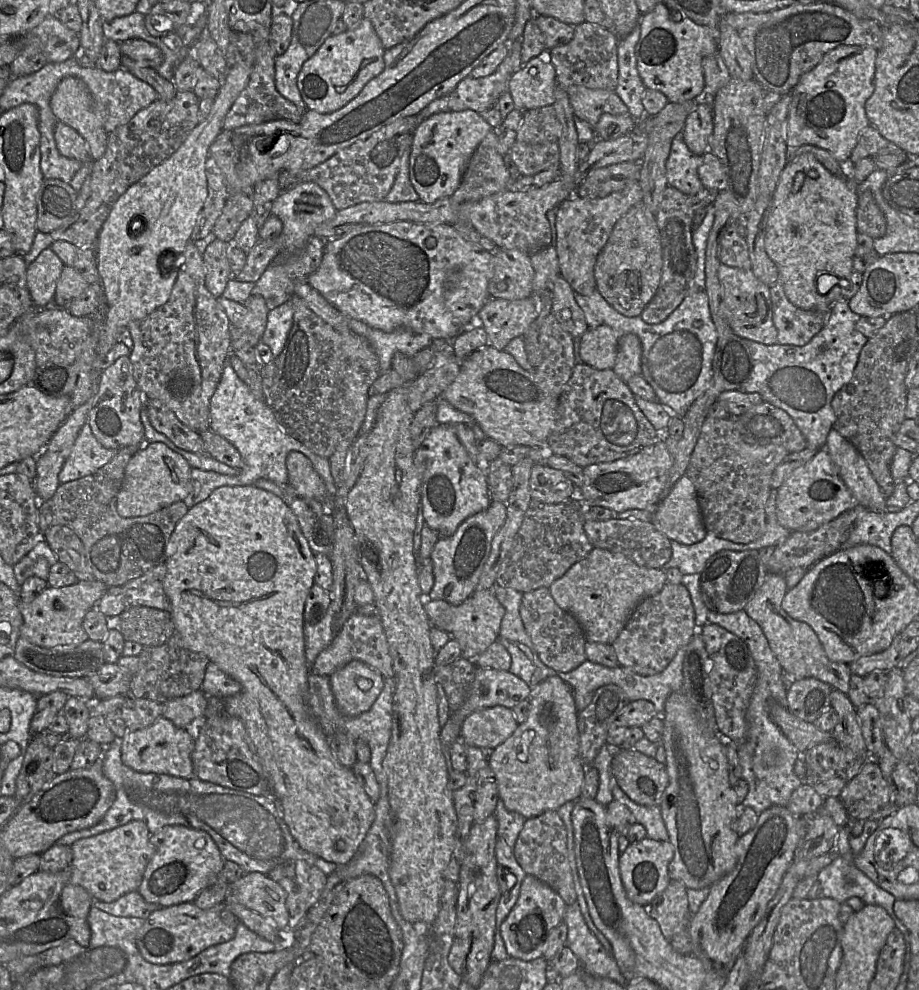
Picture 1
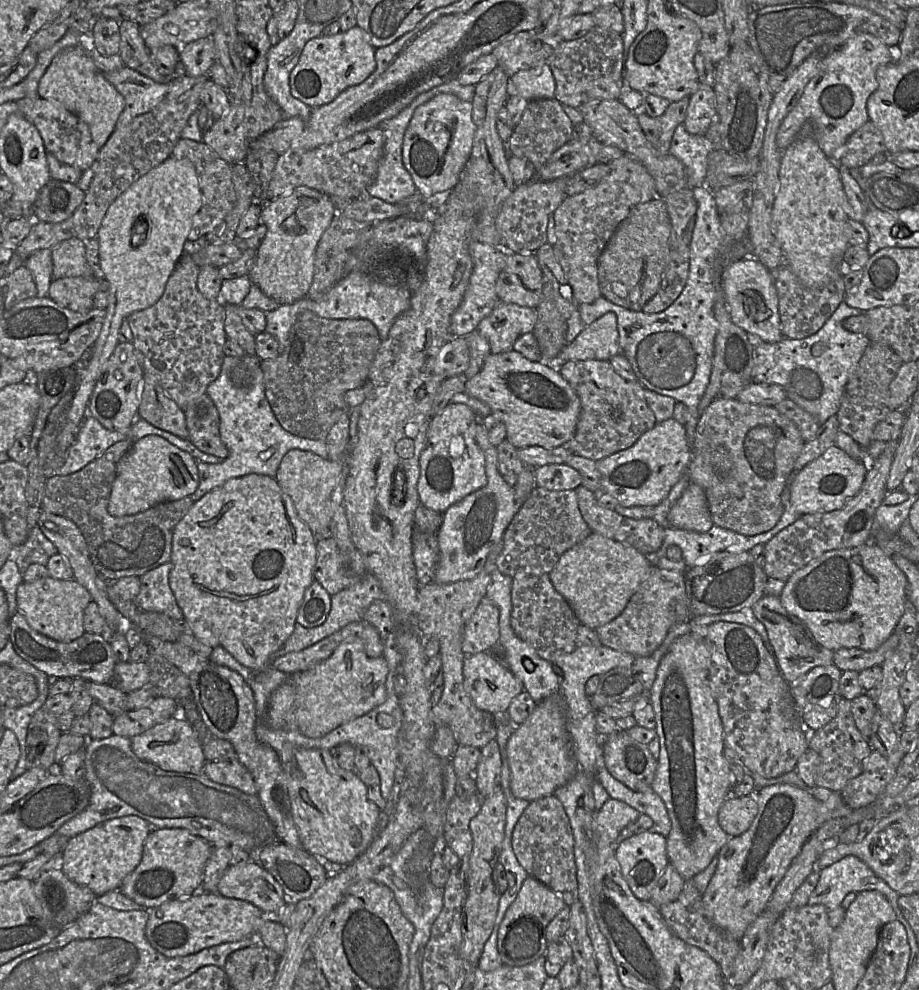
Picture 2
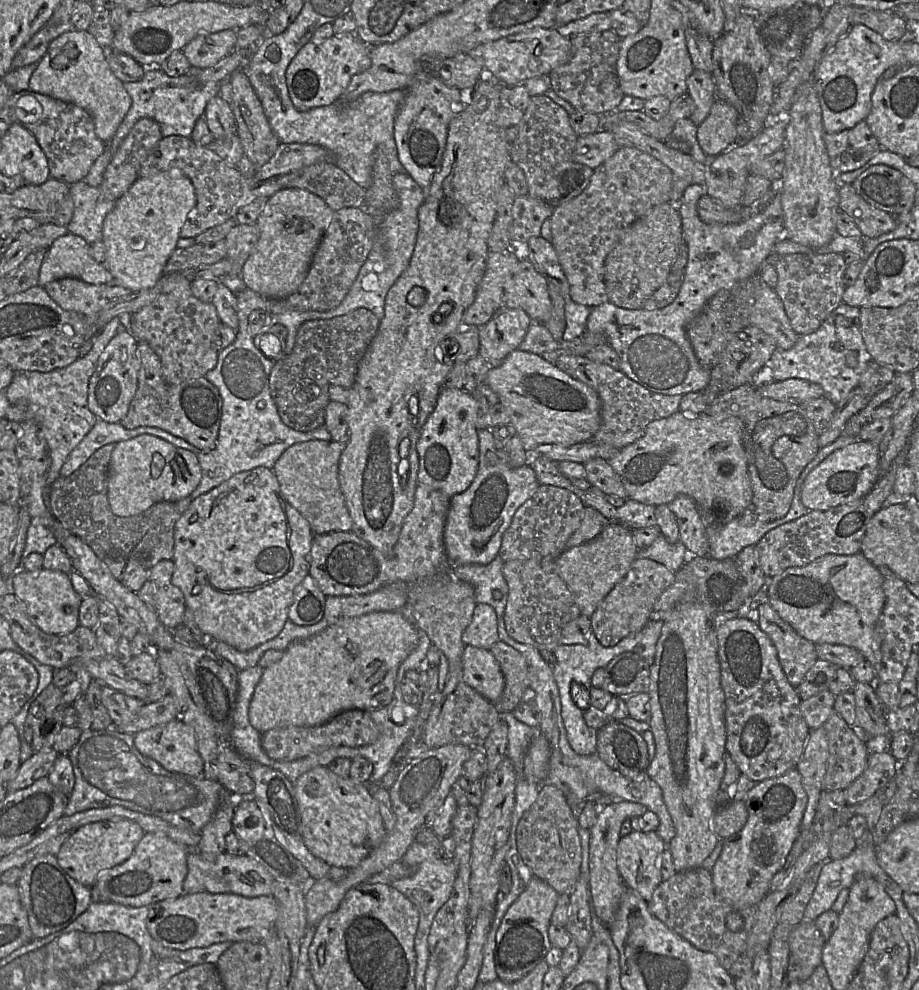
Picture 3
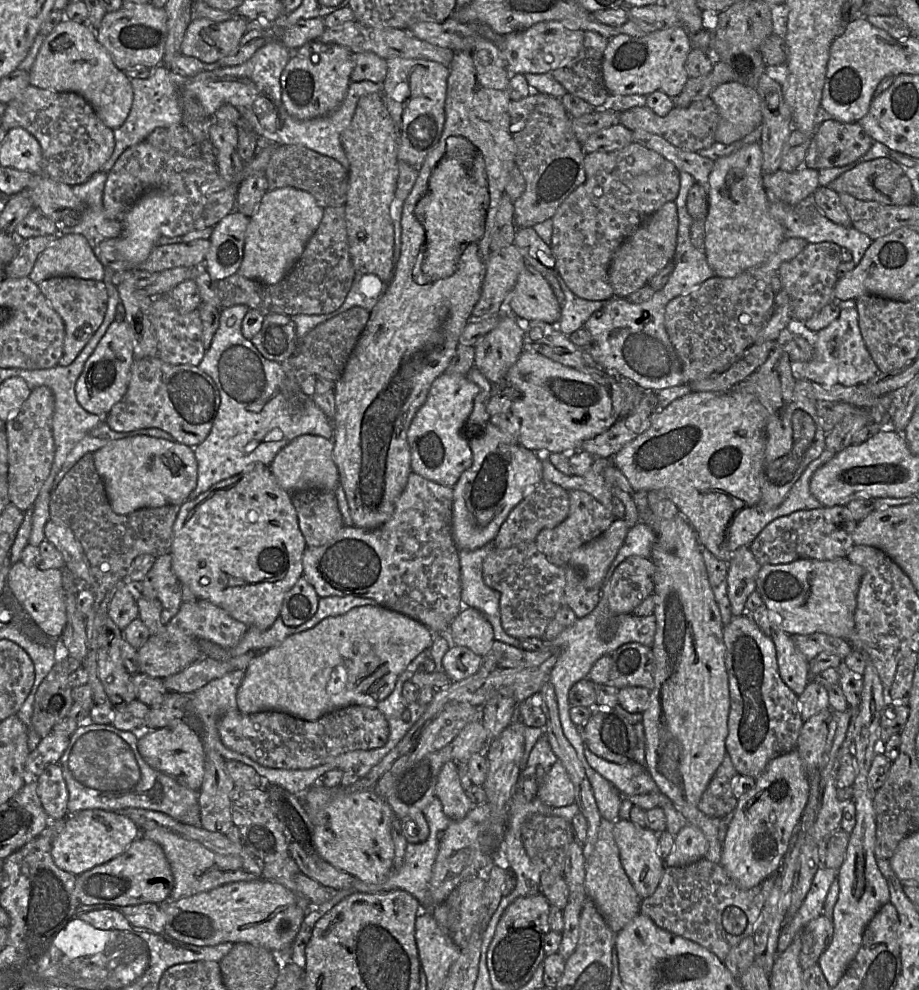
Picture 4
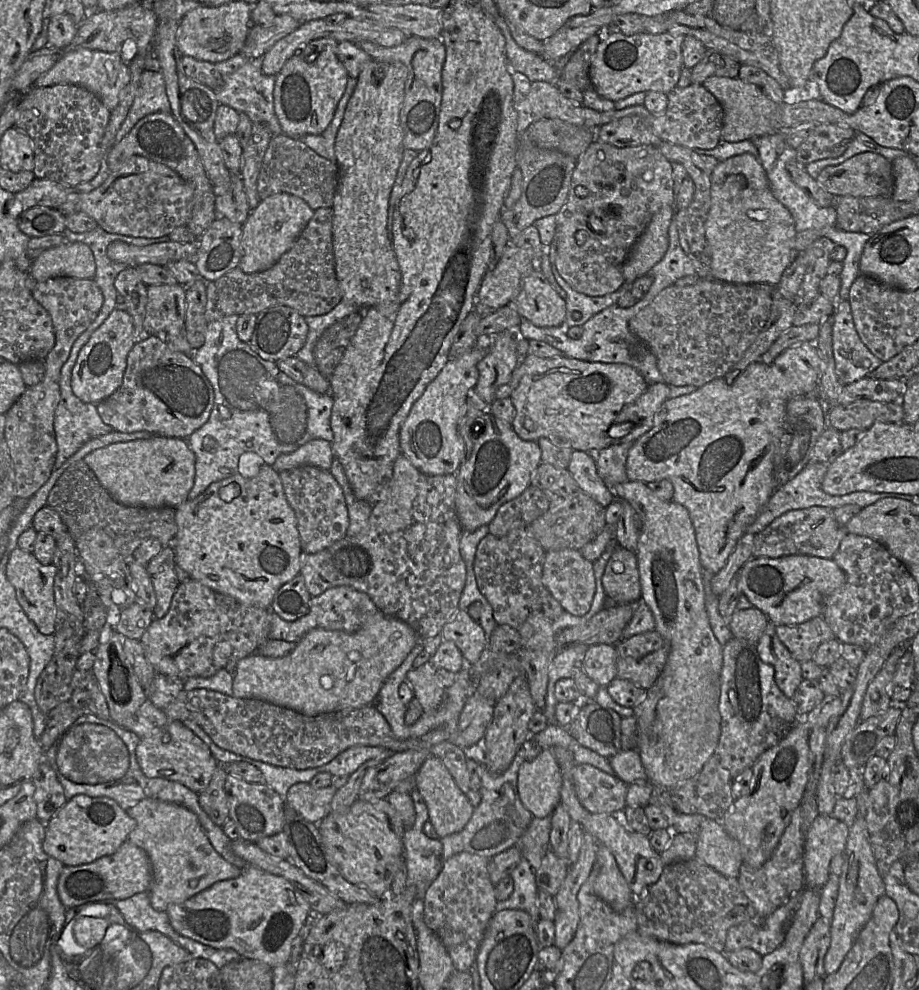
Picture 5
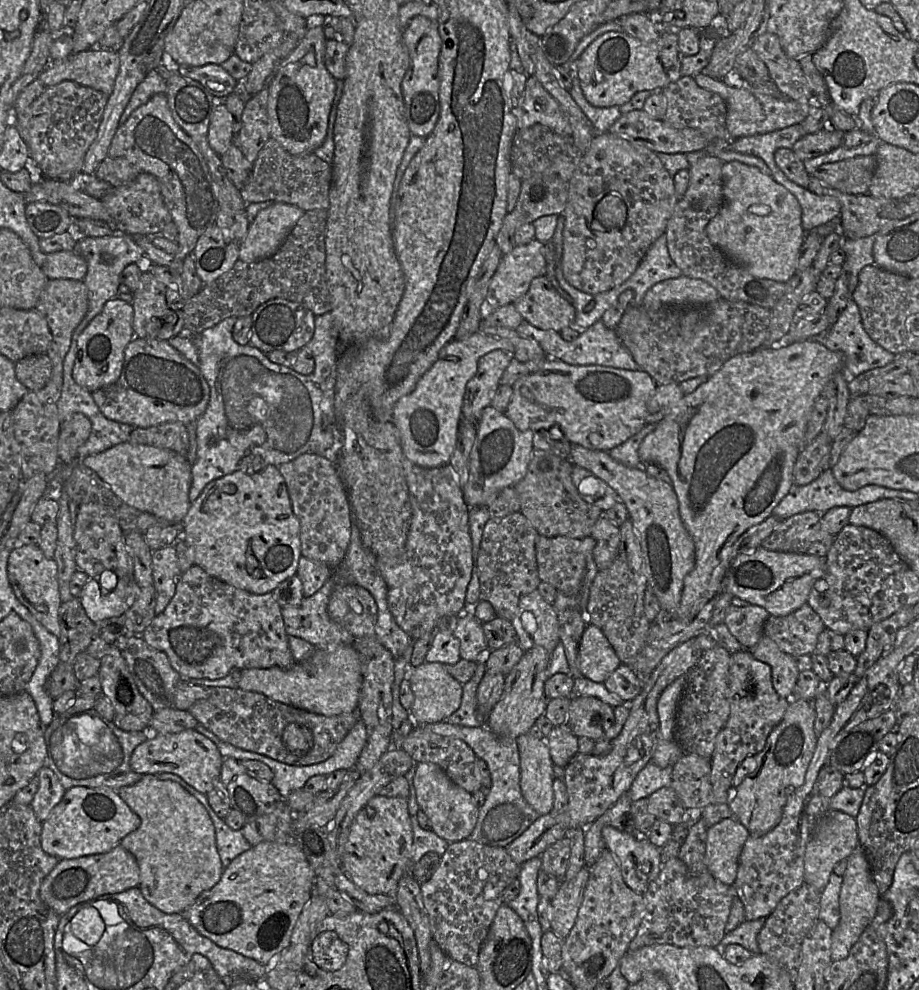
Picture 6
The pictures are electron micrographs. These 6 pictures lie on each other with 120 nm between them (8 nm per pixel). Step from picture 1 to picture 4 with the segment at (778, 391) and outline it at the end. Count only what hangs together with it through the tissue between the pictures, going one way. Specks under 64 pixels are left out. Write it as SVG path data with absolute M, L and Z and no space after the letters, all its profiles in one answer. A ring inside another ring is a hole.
M855 300L838 301L840 314L827 327L812 331L798 321L791 321L787 330L803 337L814 350L814 355L807 362L791 362L791 372L795 380L809 380L824 387L840 384L846 387L866 383L874 376L882 373L873 361L858 325L858 312Z

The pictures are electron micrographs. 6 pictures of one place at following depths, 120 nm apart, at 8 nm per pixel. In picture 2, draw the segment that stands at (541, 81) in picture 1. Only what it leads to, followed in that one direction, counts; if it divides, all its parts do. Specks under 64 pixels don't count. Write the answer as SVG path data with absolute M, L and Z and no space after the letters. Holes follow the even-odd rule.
M548 63L520 70L510 77L512 91L527 101L555 97L556 82Z

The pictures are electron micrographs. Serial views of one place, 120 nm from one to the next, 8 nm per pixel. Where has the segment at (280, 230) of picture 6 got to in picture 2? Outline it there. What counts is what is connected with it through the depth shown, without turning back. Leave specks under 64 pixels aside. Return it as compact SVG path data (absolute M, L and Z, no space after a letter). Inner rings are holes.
M304 185L264 202L260 222L267 227L267 232L256 250L256 260L248 274L251 282L280 305L307 296L313 280L318 243L337 213L339 210L328 195Z

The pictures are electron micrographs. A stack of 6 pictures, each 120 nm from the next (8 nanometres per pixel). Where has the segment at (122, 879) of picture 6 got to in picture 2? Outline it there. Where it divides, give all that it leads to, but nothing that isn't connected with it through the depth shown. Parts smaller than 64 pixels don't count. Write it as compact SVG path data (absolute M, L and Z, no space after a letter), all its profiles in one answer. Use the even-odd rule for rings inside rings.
M182 828L152 829L144 842L138 866L124 879L119 891L145 909L164 902L189 898L202 887L204 868L212 844Z

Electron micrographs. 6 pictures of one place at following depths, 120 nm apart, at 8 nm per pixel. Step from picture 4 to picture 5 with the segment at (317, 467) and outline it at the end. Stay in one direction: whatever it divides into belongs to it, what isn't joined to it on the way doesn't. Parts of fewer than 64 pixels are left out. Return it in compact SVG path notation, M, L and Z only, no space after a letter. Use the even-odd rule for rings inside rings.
M313 439L294 452L280 455L272 467L278 473L301 465L313 465L330 471L334 457L331 442Z

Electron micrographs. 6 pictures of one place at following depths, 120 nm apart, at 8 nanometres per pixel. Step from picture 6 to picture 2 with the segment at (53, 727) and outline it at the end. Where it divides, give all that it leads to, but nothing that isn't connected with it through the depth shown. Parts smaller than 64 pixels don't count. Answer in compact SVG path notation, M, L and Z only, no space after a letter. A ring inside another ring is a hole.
M112 734L103 739L87 739L84 746L84 779L91 789L87 807L65 822L54 834L74 837L99 823L128 815L146 820L152 829L182 828L209 841L212 846L237 845L250 852L252 849L277 840L275 827L257 795L246 794L236 788L216 783L205 775L165 771L140 760L132 751L131 738Z

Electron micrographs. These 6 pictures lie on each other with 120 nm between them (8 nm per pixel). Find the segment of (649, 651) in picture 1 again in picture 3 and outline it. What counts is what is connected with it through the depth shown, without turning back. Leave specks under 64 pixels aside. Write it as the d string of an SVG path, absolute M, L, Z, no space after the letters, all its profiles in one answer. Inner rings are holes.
M646 558L635 559L626 575L599 603L589 617L592 631L604 647L612 647L623 638L638 632L650 621L650 614L660 595L675 581L676 573L663 564Z

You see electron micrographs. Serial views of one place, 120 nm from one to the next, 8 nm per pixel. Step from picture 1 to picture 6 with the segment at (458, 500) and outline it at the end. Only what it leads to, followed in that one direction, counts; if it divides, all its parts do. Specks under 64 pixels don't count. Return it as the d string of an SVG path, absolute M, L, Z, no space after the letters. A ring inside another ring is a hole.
M480 330L466 339L453 339L442 348L438 359L419 379L415 389L397 401L393 411L393 422L399 430L403 454L408 460L425 468L449 464L458 440L466 384L475 375L480 357L496 349L513 356L514 346L508 339L496 338Z

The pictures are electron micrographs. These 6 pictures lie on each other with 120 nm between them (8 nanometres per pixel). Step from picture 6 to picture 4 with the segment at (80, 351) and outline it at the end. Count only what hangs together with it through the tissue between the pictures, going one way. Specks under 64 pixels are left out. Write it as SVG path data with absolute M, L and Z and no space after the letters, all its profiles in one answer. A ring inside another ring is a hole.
M114 320L86 361L76 382L76 398L80 405L89 413L96 414L105 420L105 416L127 391L134 360L131 330L125 320Z

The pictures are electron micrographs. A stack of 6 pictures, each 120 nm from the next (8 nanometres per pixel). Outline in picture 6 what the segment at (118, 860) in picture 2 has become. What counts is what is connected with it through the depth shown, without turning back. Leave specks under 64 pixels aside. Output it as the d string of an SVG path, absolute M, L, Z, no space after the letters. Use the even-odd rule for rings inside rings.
M76 786L65 791L61 801L42 823L41 847L59 859L102 854L140 826L140 817L110 787Z

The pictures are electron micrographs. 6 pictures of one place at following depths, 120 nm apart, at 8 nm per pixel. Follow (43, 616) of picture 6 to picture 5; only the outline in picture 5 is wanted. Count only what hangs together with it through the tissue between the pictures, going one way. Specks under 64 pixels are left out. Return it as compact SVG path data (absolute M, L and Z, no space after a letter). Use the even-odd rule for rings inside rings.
M17 547L10 555L7 564L7 577L15 588L17 600L29 619L44 635L54 635L56 632L56 602L54 580L57 568L54 564L41 564L34 553Z

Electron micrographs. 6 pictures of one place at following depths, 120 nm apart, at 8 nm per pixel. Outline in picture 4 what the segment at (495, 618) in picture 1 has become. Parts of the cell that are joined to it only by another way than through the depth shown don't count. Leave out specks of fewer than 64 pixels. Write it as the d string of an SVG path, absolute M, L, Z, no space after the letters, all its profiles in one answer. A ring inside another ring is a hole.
M464 606L448 629L454 645L466 646L482 658L495 642L494 630L479 610Z

